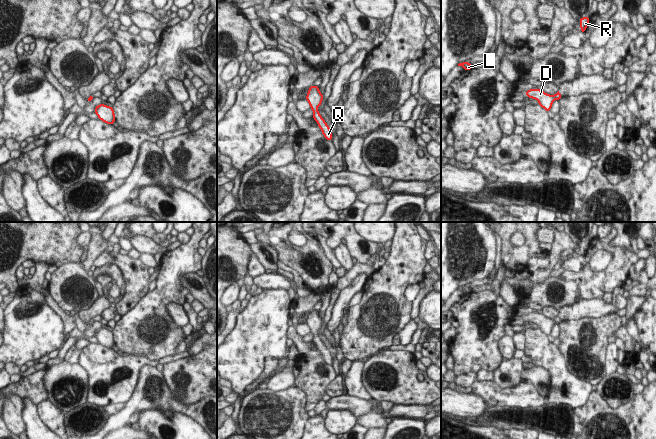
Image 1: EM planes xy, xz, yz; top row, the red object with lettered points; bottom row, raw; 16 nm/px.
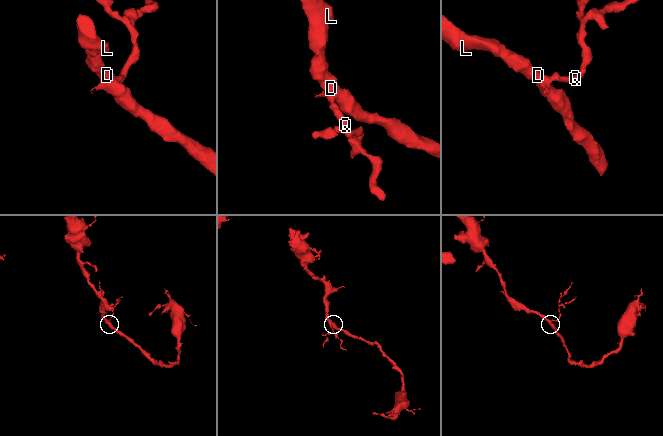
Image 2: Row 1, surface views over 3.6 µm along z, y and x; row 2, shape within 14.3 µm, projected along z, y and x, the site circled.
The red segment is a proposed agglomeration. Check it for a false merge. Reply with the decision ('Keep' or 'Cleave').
Keep.

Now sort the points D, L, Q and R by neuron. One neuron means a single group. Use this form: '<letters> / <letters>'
D L Q R

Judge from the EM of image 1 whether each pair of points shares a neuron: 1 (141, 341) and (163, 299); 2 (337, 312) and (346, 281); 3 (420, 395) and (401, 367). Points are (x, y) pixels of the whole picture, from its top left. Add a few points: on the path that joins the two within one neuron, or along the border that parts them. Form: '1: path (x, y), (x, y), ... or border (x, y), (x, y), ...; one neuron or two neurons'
1: path (141, 331), (149, 323), (153, 309); one neuron
2: border (363, 273), (341, 290); two neurons
3: path (413, 388), (401, 374); one neuron

